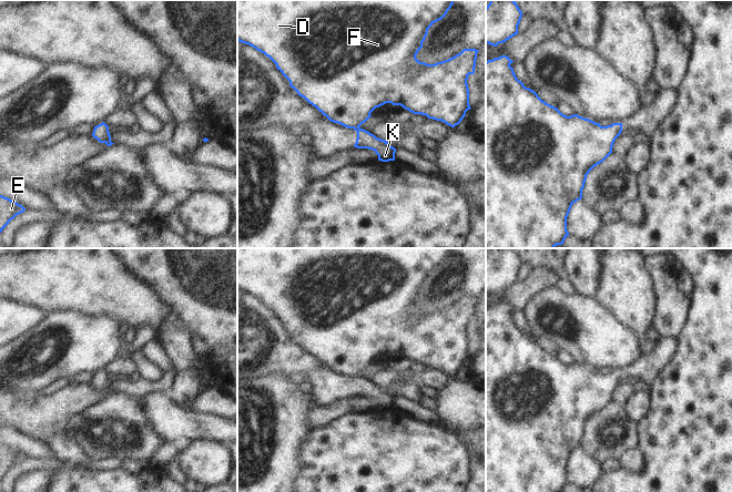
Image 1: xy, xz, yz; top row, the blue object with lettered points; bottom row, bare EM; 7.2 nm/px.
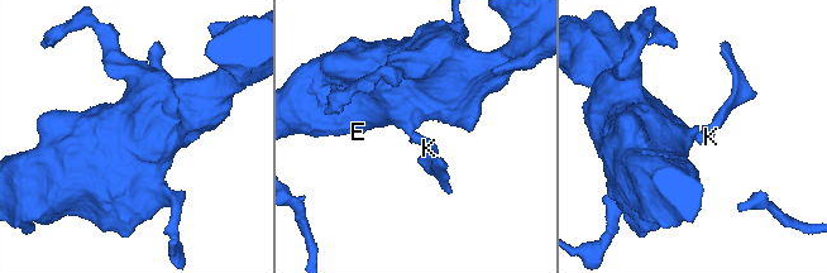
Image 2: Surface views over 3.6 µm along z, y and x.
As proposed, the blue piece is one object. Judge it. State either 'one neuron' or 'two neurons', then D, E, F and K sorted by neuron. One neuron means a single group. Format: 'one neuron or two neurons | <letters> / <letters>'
two neurons | D E F / K

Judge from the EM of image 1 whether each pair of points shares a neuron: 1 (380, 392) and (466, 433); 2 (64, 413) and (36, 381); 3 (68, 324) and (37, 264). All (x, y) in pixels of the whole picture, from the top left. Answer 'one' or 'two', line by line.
1: two
2: two
3: two

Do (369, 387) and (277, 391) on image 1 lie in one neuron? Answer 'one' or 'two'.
two

